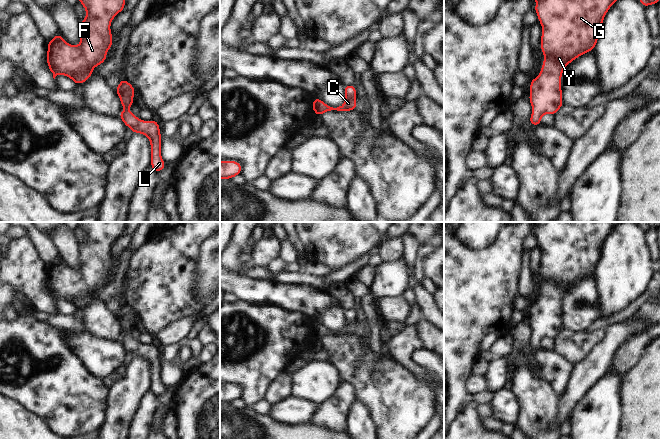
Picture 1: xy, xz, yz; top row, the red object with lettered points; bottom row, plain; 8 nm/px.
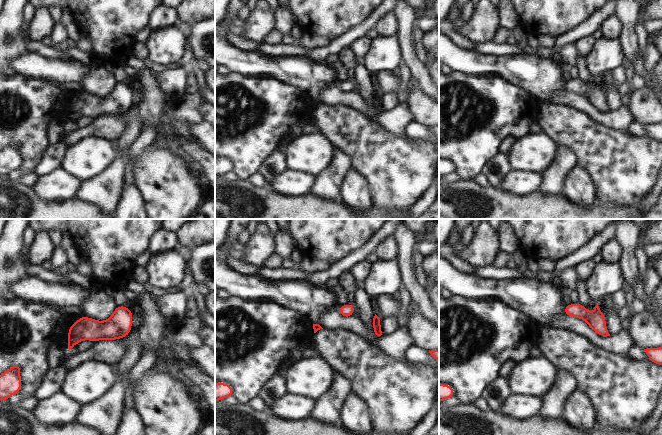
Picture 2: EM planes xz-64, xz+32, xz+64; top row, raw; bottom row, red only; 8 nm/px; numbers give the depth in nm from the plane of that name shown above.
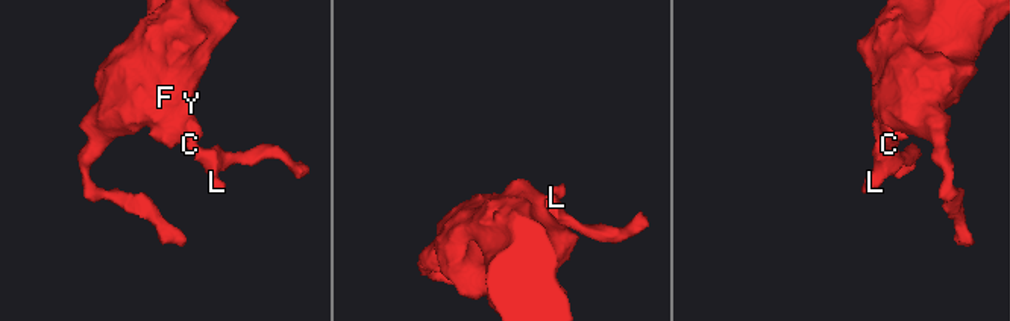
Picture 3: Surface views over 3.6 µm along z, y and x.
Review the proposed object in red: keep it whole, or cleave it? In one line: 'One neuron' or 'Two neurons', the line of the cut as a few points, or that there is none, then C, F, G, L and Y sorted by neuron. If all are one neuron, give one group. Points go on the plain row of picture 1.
One neuron. No split. Groups: C F G L Y

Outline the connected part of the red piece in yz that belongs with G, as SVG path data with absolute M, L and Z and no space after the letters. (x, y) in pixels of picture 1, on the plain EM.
M534 222L534 235L542 248L540 272L544 285L537 302L530 304L529 326L533 332L529 348L539 350L546 337L555 339L563 330L561 301L568 288L595 273L603 243L619 222Z

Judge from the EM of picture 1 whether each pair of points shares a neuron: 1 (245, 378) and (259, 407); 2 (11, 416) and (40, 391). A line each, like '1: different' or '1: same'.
1: different
2: different

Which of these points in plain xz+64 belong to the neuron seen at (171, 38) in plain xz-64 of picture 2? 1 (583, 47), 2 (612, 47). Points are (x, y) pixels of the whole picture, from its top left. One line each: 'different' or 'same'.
1: different
2: same

